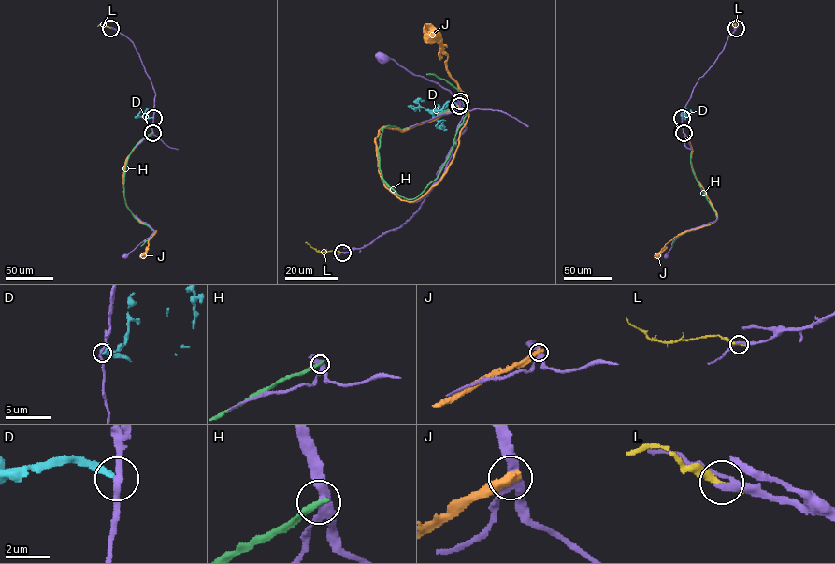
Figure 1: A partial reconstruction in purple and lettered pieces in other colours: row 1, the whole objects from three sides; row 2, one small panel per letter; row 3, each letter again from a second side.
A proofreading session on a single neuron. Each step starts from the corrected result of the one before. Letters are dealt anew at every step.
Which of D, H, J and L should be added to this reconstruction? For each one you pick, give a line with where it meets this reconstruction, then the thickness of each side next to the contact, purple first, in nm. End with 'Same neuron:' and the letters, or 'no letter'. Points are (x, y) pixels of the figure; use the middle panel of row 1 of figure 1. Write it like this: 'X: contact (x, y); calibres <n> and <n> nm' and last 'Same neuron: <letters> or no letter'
Same neuron: no letter

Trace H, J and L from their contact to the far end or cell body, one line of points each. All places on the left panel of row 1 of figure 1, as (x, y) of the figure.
H: (152, 132), (131, 152), (124, 178), (127, 207), (139, 223), (155, 231), (141, 246)
J: (152, 132), (127, 157), (122, 174), (127, 208), (136, 217), (156, 231), (140, 257)
L: (110, 28), (102, 24), (97, 26)

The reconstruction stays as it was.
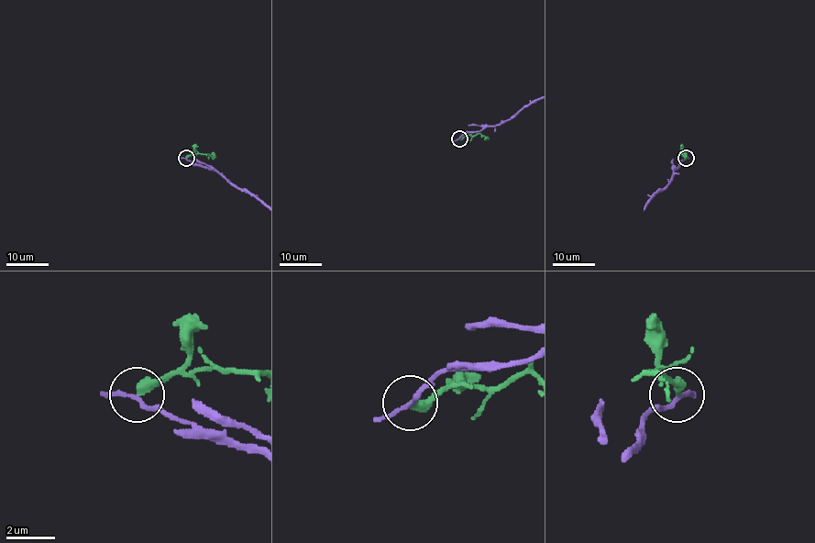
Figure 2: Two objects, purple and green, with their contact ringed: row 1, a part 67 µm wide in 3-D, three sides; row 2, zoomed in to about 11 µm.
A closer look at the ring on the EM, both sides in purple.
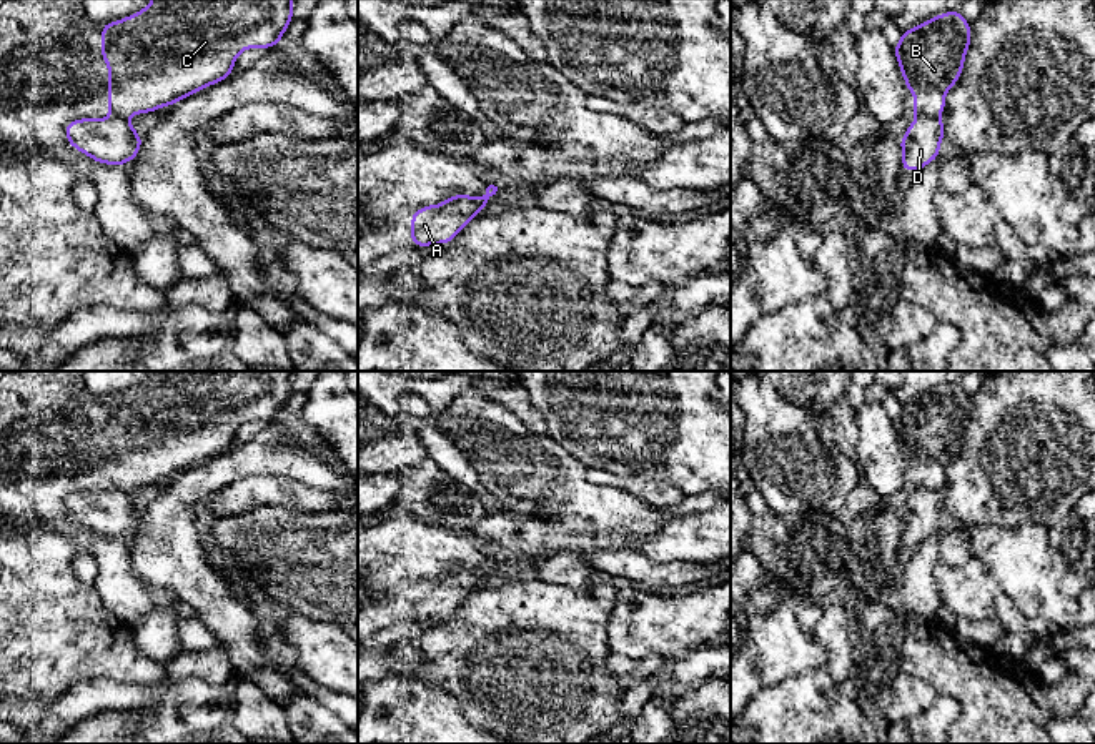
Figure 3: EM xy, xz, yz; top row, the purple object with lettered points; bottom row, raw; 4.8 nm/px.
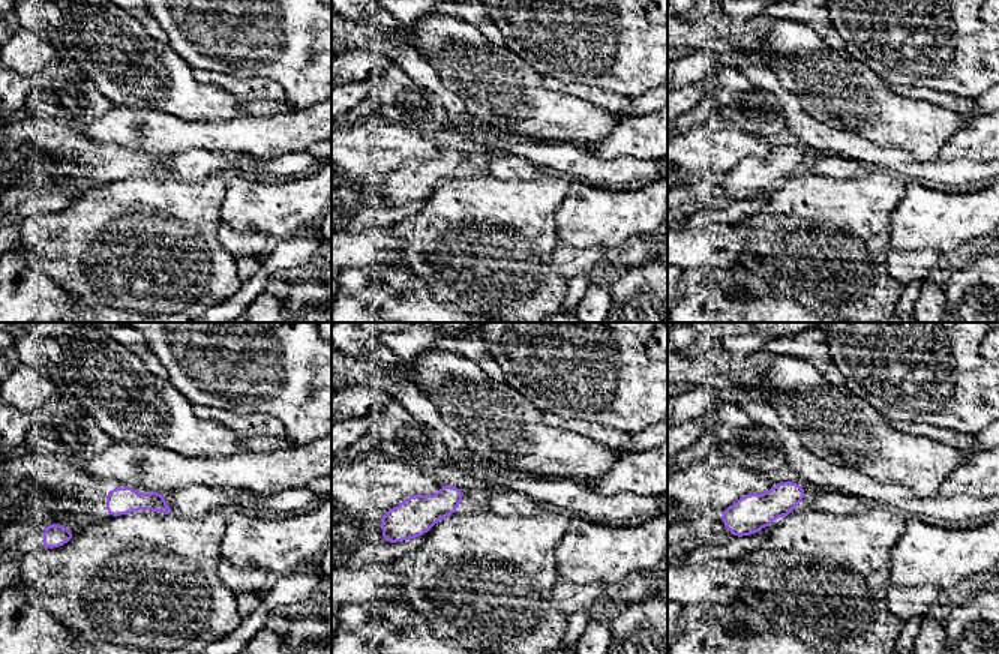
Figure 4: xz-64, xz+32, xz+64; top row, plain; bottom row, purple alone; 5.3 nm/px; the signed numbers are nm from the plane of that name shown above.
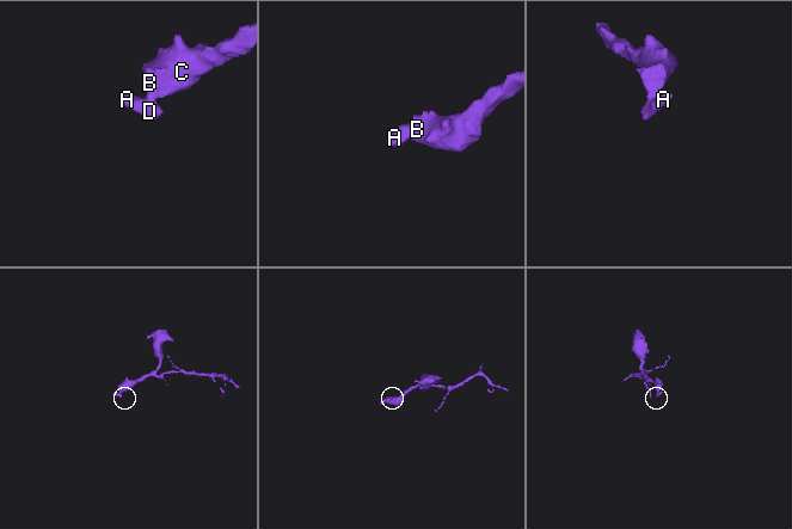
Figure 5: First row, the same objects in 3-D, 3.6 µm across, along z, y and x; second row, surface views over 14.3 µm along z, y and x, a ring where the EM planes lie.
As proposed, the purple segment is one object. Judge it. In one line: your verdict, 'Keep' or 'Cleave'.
Cleave

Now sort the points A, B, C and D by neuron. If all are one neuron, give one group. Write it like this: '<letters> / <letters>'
A D / B C

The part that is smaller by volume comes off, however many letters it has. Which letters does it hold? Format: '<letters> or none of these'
A, D

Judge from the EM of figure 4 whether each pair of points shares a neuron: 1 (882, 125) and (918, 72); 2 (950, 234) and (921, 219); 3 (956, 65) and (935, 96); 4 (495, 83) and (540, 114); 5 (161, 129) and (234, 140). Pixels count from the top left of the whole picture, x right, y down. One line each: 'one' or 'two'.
1: two
2: one
3: two
4: one
5: one

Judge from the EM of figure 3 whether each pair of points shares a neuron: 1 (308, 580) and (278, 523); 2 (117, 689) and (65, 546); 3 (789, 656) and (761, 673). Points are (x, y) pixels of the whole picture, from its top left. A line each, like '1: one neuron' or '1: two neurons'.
1: one neuron
2: two neurons
3: one neuron

